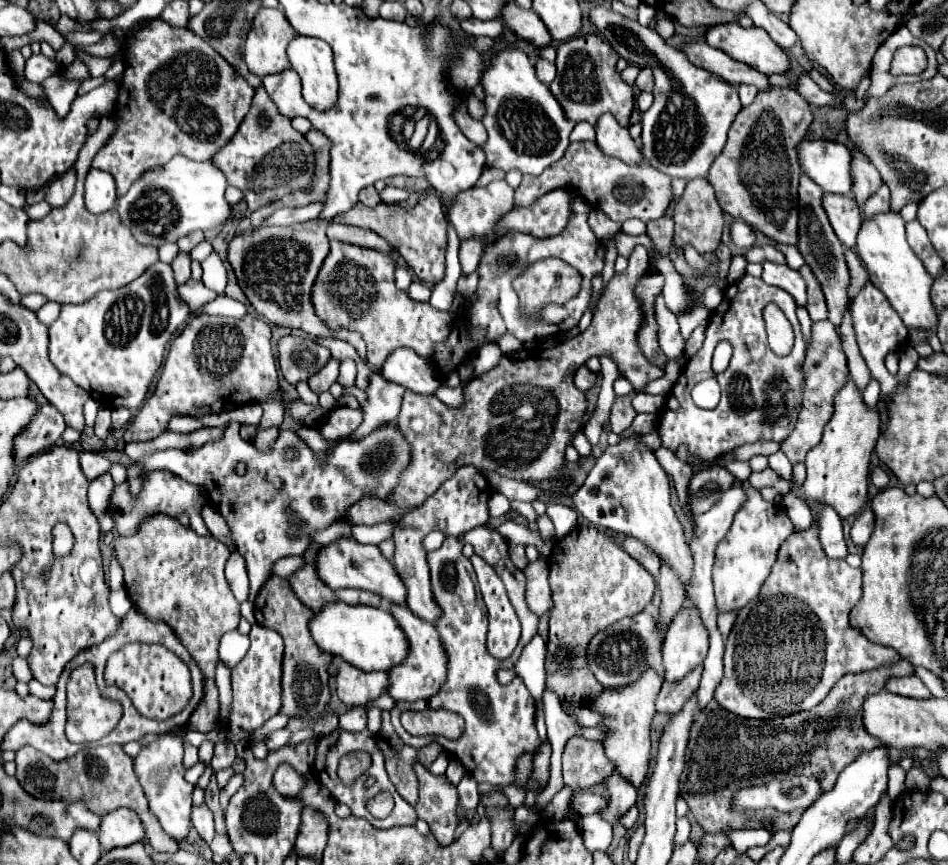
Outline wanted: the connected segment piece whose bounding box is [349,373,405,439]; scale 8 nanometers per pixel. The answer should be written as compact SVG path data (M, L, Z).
M371 373L369 385L365 389L367 401L361 407L363 423L349 435L349 439L363 439L379 425L383 425L387 421L395 421L399 415L399 409L401 409L403 393L405 393L403 387L389 385L387 381L383 381L381 373Z

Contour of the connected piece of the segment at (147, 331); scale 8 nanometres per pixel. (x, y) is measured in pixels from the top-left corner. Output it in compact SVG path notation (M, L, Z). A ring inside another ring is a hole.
M155 263L139 279L115 291L101 291L85 303L63 303L57 321L49 327L49 361L59 373L81 385L101 407L139 409L149 391L149 383L163 361L163 351L171 335L191 317L187 305L179 301L171 265Z

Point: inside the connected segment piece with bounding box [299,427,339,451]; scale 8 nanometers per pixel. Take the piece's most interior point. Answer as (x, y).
(312, 437)

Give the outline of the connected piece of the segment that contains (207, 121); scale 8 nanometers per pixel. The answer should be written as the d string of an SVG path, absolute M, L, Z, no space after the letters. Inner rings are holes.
M151 21L147 27L137 29L133 39L127 43L124 61L124 76L117 99L119 131L115 131L111 141L107 141L93 161L95 169L109 171L115 177L119 197L129 191L137 177L157 165L165 165L177 153L193 161L211 159L235 135L255 93L255 89L247 85L247 81L235 73L235 69L219 53L215 53L211 45L207 45L201 37L195 37L189 29L173 27L165 21Z

